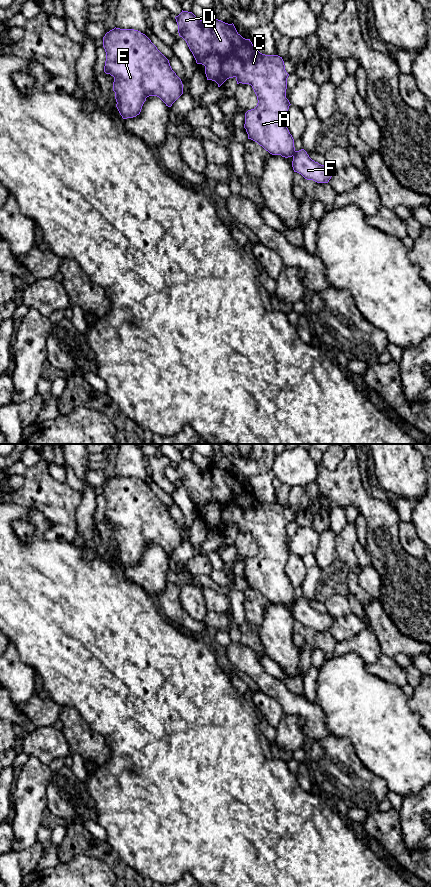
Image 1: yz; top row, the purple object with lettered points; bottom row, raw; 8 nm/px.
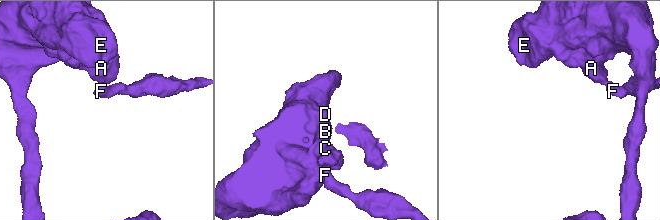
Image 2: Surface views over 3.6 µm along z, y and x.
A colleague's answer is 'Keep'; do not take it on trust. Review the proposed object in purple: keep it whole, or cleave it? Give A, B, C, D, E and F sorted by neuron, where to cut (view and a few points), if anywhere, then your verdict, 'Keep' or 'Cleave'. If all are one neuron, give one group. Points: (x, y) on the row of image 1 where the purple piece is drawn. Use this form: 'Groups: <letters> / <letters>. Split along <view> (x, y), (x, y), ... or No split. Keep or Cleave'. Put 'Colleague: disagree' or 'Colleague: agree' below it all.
Groups: A B C D E / F. Split along yz (296, 151), (292, 155). Cleave
Colleague: disagree

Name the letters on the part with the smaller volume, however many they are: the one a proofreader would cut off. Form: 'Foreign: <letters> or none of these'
Foreign: F

